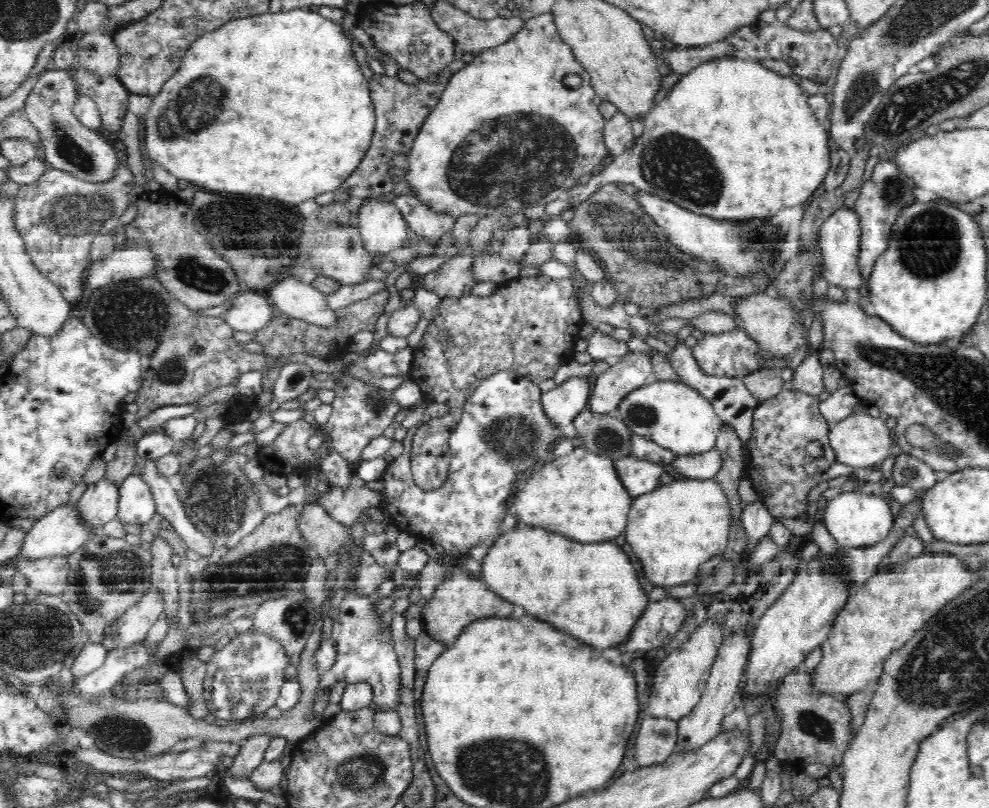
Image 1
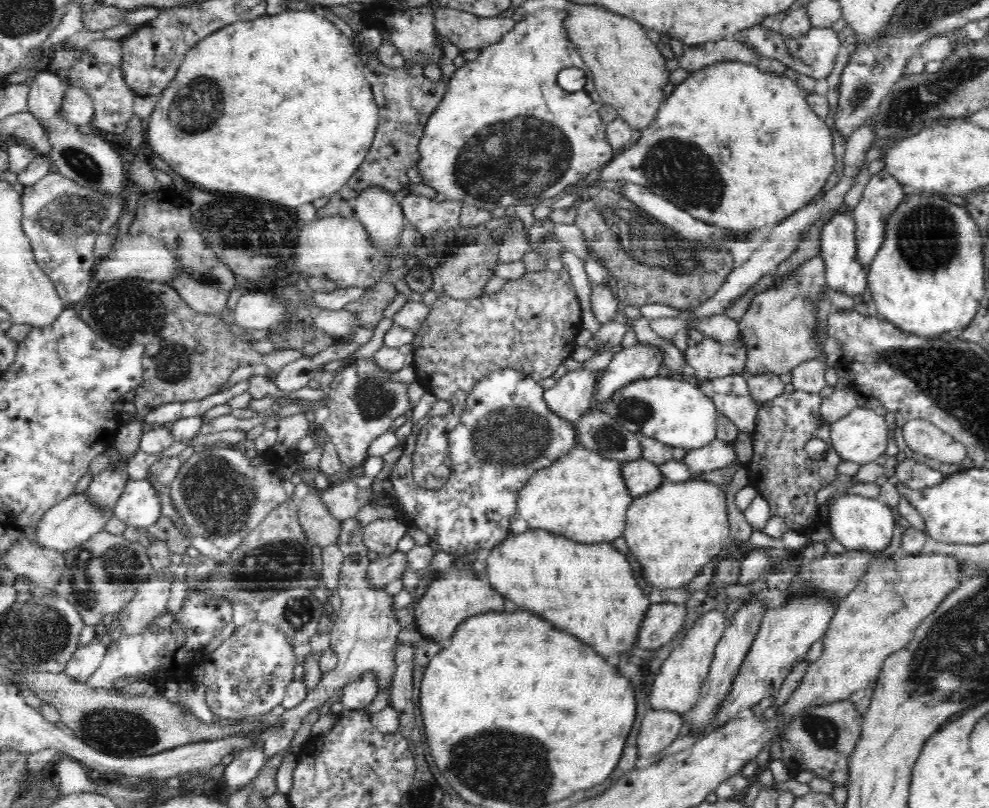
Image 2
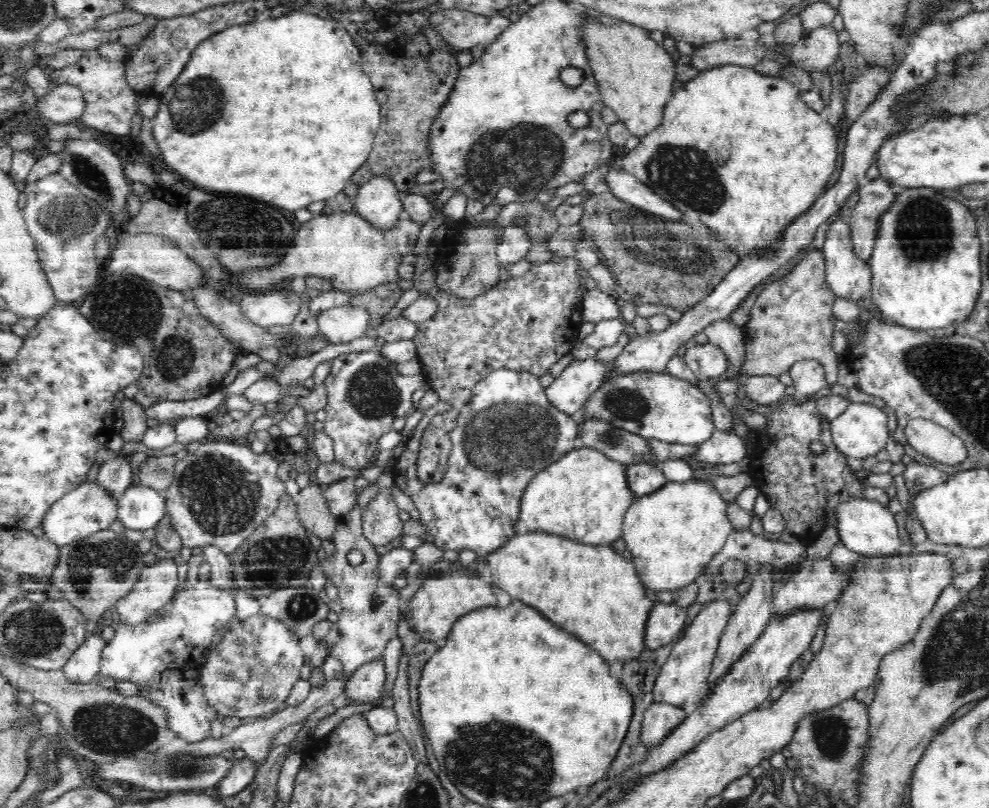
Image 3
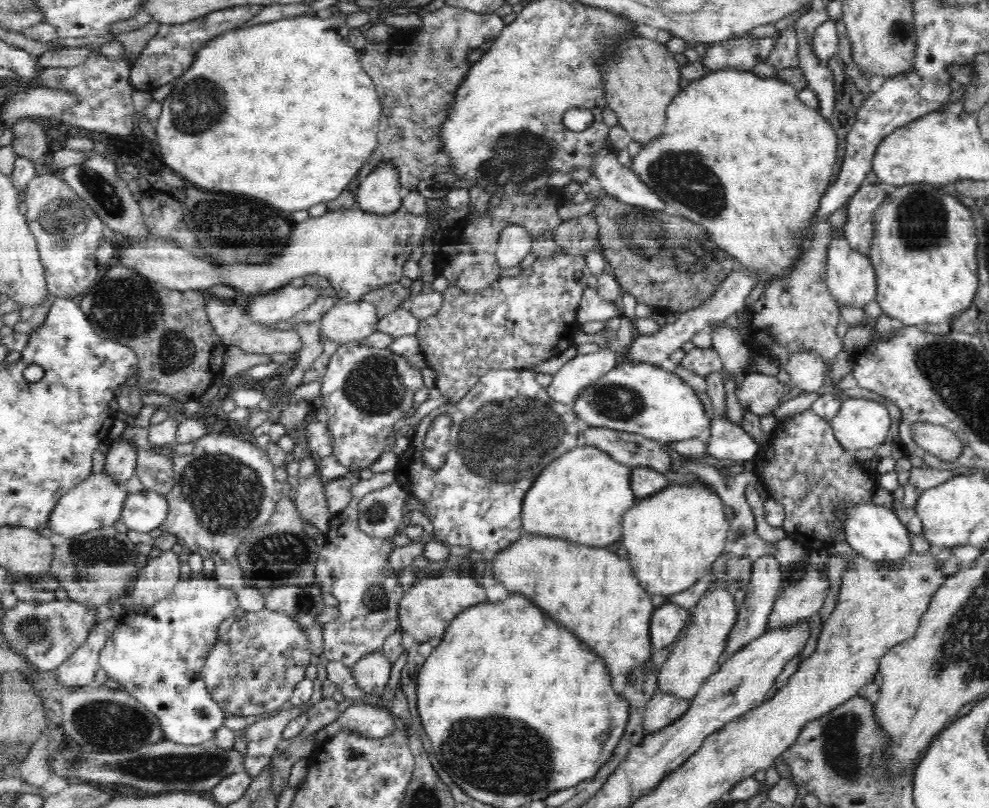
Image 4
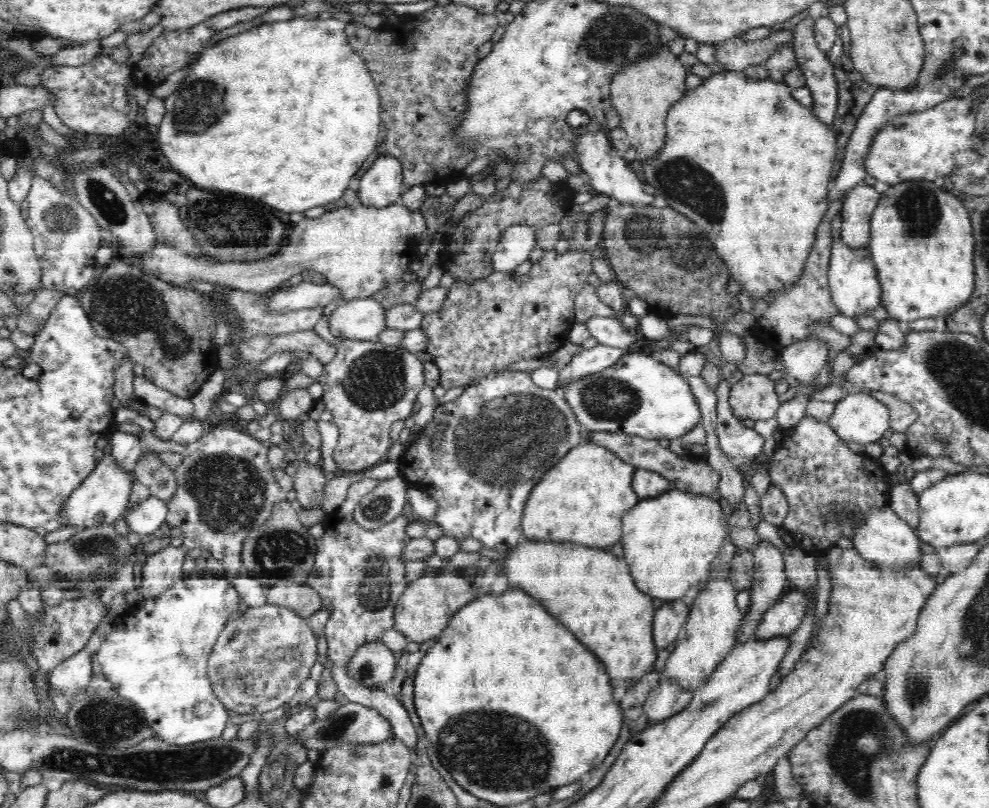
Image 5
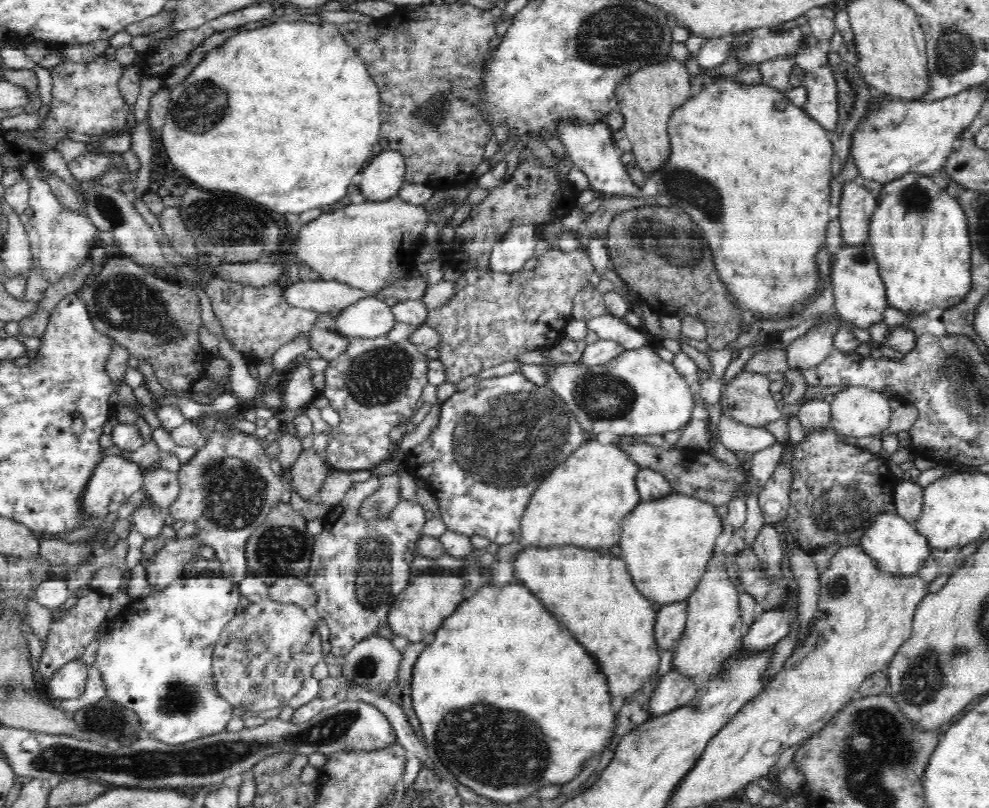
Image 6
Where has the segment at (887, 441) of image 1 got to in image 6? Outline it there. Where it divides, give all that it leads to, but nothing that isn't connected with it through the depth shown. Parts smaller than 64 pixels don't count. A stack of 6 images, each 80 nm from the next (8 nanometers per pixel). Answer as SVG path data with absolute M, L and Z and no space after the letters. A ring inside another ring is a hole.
M848 386L833 396L831 401L831 419L829 426L843 436L876 436L886 431L891 419L889 398L879 391L864 386Z

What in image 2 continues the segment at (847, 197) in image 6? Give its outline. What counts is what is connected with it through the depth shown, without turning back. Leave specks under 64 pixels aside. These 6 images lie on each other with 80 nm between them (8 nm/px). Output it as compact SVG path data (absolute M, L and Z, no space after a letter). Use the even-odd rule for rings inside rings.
M882 169L877 174L872 175L865 185L863 195L853 210L850 211L854 223L856 223L856 252L857 259L864 267L869 267L878 254L881 243L884 242L884 228L888 216L904 202L904 185L888 173L888 169Z

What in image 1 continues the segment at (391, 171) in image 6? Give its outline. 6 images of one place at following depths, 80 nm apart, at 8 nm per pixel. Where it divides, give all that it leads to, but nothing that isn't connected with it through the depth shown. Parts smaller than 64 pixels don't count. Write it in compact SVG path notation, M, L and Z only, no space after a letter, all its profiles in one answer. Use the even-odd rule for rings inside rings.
M381 196L364 199L357 216L357 225L366 249L383 257L407 244L406 232L409 227L398 207L391 201L381 199Z

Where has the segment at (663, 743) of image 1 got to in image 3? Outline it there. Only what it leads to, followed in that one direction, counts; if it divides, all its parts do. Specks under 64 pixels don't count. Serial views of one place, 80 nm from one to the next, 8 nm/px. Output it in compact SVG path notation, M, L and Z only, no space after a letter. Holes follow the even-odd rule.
M652 702L646 709L641 726L640 742L648 749L657 745L688 716L683 708L671 703Z

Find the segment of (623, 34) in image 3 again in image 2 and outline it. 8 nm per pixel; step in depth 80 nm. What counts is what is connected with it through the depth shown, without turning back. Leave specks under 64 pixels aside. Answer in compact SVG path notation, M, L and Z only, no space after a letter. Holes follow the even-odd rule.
M575 3L570 10L564 30L575 43L586 70L590 73L595 92L604 104L611 105L633 129L646 129L656 119L663 104L664 86L668 84L668 70L664 68L664 58L646 38L644 27L632 18L608 12L600 5Z

